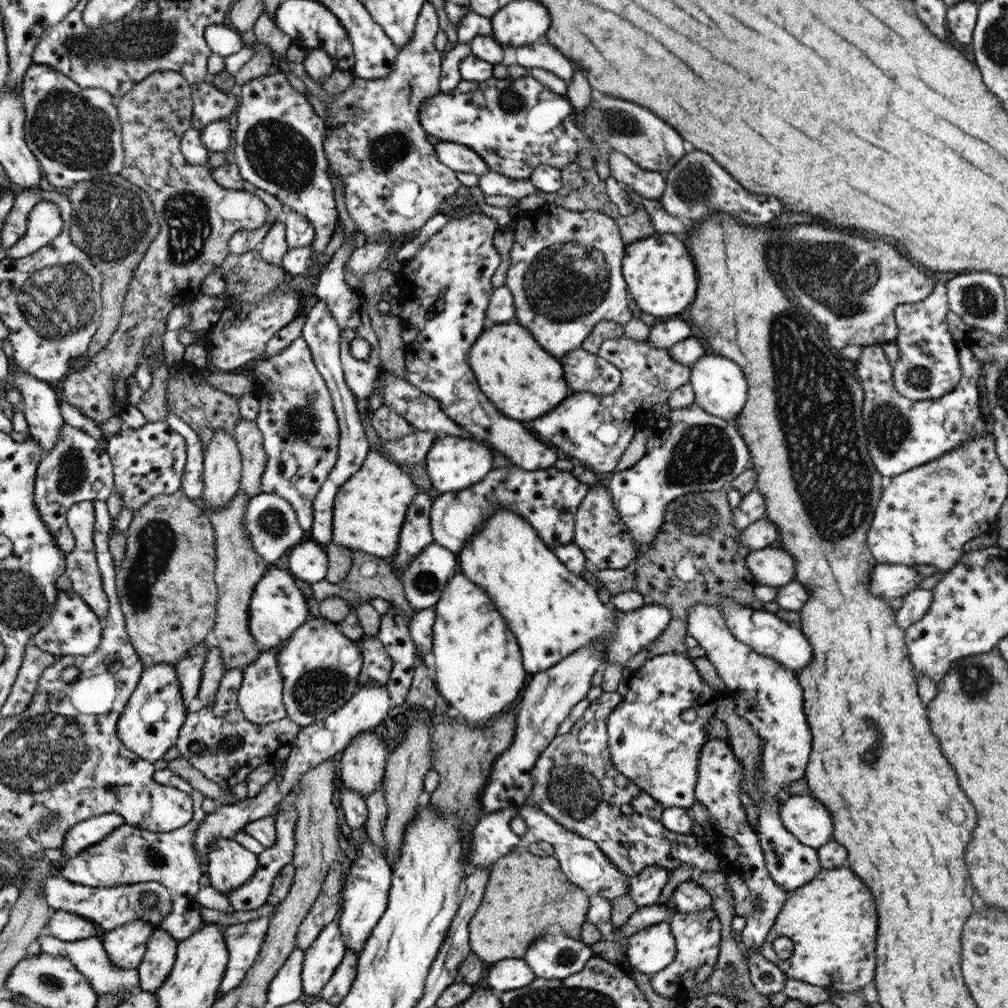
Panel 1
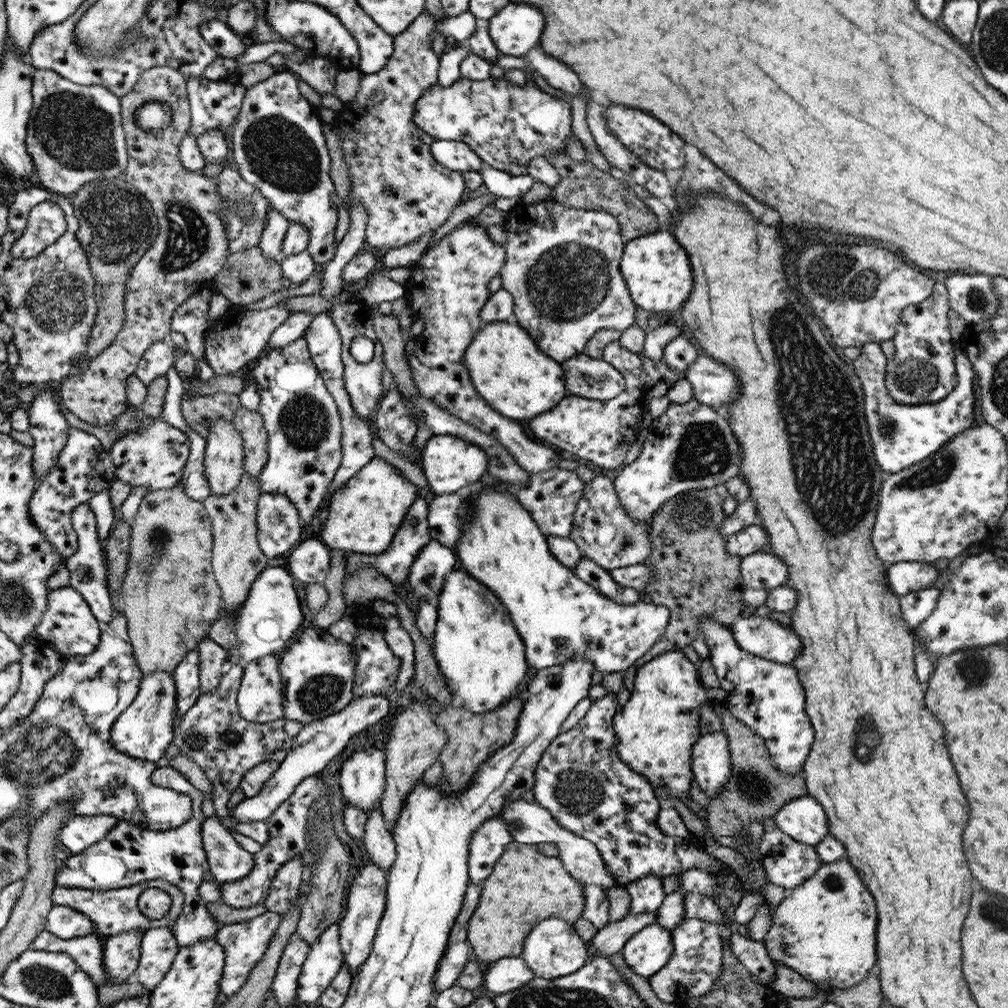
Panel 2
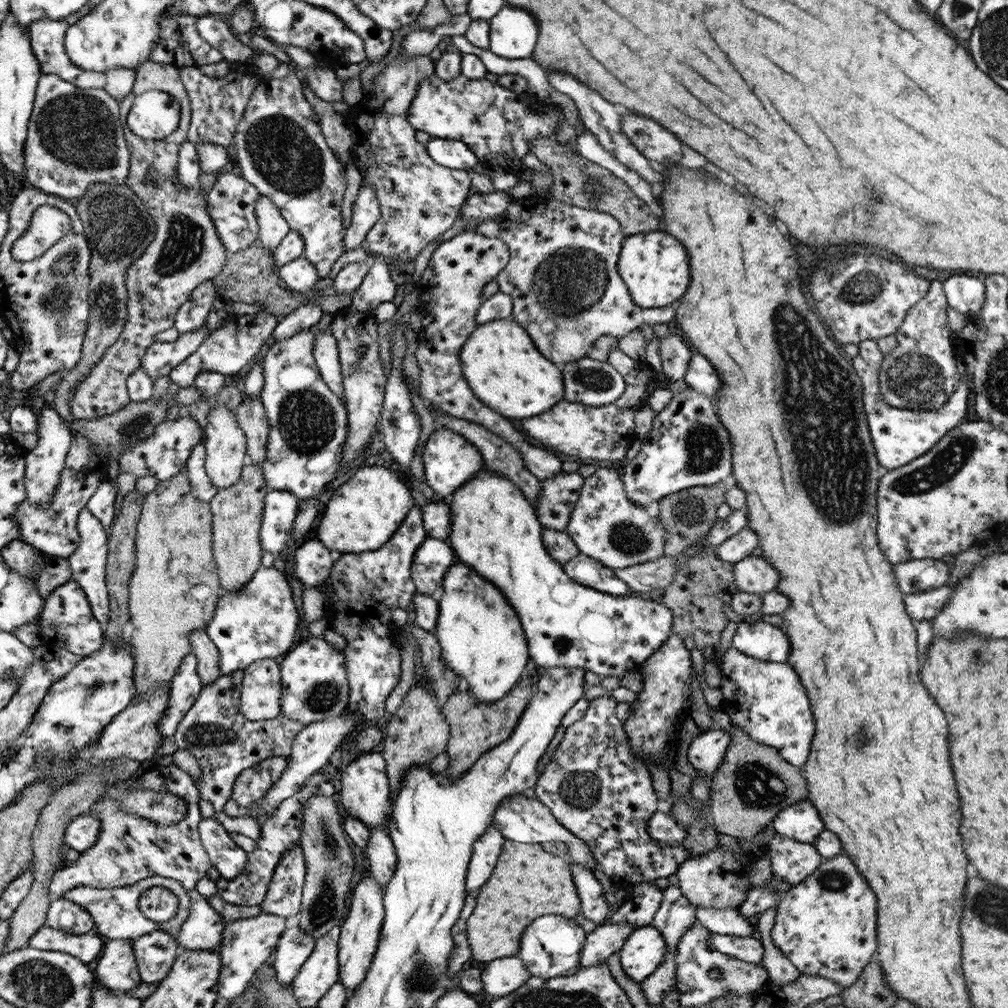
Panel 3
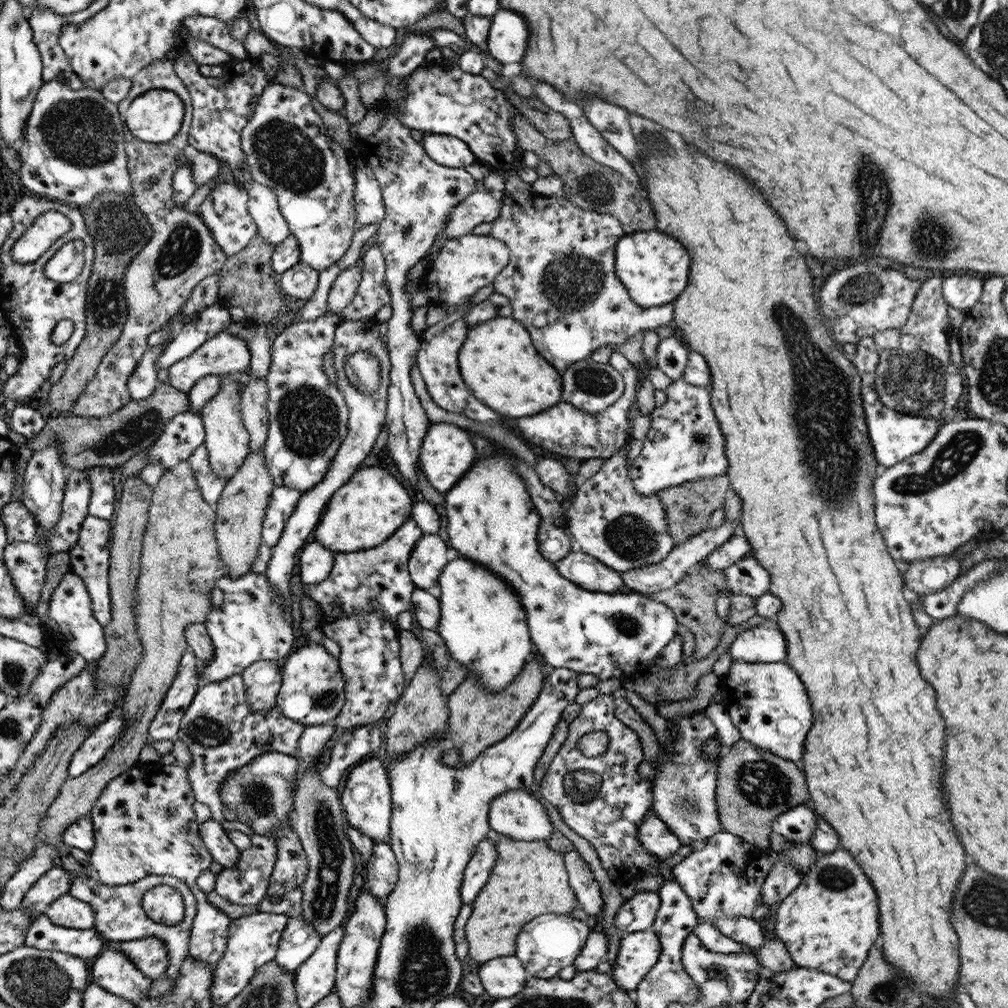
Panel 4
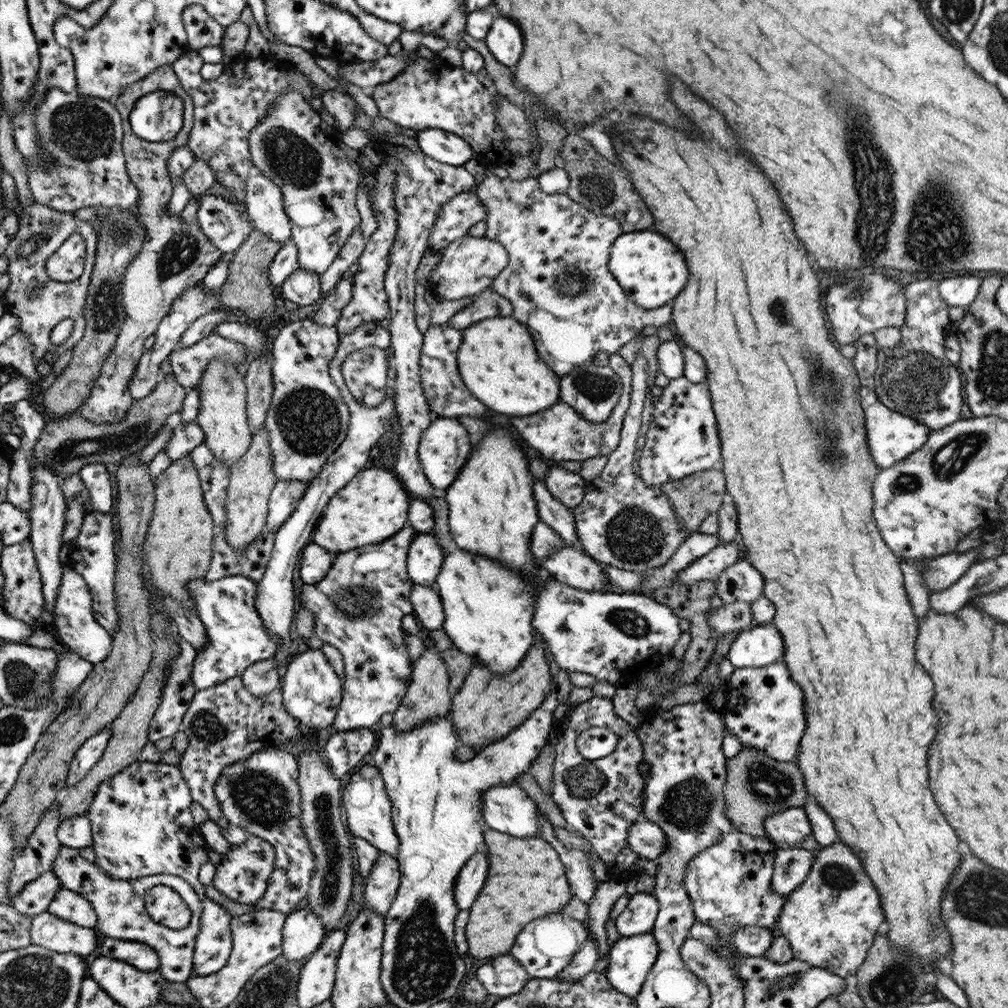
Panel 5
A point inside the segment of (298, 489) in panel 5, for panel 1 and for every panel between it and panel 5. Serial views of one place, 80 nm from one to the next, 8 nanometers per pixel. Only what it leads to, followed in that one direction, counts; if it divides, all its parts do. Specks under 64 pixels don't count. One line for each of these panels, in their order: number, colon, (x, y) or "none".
1: (271, 522)
2: (278, 519)
3: (280, 509)
4: (283, 500)

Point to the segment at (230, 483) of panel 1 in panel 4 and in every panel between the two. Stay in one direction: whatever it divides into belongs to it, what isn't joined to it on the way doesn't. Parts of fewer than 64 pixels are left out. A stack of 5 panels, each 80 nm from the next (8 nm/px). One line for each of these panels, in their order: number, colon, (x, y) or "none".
2: (225, 454)
3: (226, 443)
4: (227, 440)

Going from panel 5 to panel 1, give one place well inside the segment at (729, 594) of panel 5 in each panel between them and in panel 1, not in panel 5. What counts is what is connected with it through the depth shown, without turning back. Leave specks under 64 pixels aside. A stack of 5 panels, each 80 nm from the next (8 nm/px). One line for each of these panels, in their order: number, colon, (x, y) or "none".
1: (772, 566)
2: (763, 569)
3: (753, 574)
4: (746, 577)

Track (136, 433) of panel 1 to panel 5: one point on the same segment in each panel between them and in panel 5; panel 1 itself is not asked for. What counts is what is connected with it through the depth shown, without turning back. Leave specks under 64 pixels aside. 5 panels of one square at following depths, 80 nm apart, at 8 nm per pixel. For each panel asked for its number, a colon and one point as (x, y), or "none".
2: (156, 456)
3: (164, 454)
4: (184, 433)
5: (187, 435)

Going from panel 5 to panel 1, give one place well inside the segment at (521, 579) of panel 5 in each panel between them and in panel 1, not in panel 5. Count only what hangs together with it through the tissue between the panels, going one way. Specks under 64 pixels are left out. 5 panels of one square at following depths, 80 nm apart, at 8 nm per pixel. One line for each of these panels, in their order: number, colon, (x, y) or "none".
1: (479, 671)
2: (479, 653)
3: (481, 638)
4: (483, 624)

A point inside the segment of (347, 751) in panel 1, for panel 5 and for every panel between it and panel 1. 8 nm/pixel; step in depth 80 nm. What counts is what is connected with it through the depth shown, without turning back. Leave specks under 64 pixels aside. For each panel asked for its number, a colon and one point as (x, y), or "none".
2: (362, 779)
3: (365, 793)
4: (366, 798)
5: (367, 808)

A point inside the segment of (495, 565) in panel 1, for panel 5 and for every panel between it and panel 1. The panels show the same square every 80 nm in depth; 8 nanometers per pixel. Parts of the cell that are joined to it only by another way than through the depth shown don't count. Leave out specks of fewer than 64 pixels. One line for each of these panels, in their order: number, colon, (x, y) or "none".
2: (559, 617)
3: (494, 528)
4: (490, 519)
5: (492, 511)

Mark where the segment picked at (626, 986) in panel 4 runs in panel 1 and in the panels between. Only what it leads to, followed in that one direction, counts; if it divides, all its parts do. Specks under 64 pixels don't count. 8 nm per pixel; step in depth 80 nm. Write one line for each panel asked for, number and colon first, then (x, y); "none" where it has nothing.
1: (652, 949)
2: (648, 951)
3: (645, 948)

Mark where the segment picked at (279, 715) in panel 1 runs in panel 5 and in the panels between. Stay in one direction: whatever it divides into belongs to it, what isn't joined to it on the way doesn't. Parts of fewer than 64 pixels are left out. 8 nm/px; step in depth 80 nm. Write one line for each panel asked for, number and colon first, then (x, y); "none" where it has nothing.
2: (260, 698)
3: (261, 690)
4: (262, 680)
5: (260, 678)

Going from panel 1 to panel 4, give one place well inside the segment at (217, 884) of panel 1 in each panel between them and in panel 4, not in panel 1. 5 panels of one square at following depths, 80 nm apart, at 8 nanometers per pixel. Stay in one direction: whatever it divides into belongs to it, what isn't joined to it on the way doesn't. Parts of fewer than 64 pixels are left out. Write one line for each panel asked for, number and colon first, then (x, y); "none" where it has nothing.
2: (229, 863)
3: (229, 859)
4: (216, 840)

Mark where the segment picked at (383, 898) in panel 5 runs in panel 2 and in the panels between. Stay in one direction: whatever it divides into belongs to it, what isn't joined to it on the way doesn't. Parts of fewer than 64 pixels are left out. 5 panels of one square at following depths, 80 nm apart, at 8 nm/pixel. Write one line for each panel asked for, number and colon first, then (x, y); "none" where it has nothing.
2: (378, 844)
3: (380, 853)
4: (382, 866)

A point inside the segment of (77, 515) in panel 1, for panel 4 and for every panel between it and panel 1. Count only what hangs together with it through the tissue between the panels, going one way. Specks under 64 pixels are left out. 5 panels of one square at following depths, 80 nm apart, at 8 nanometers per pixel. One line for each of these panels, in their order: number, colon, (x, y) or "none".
2: (86, 566)
3: (88, 562)
4: (89, 557)

